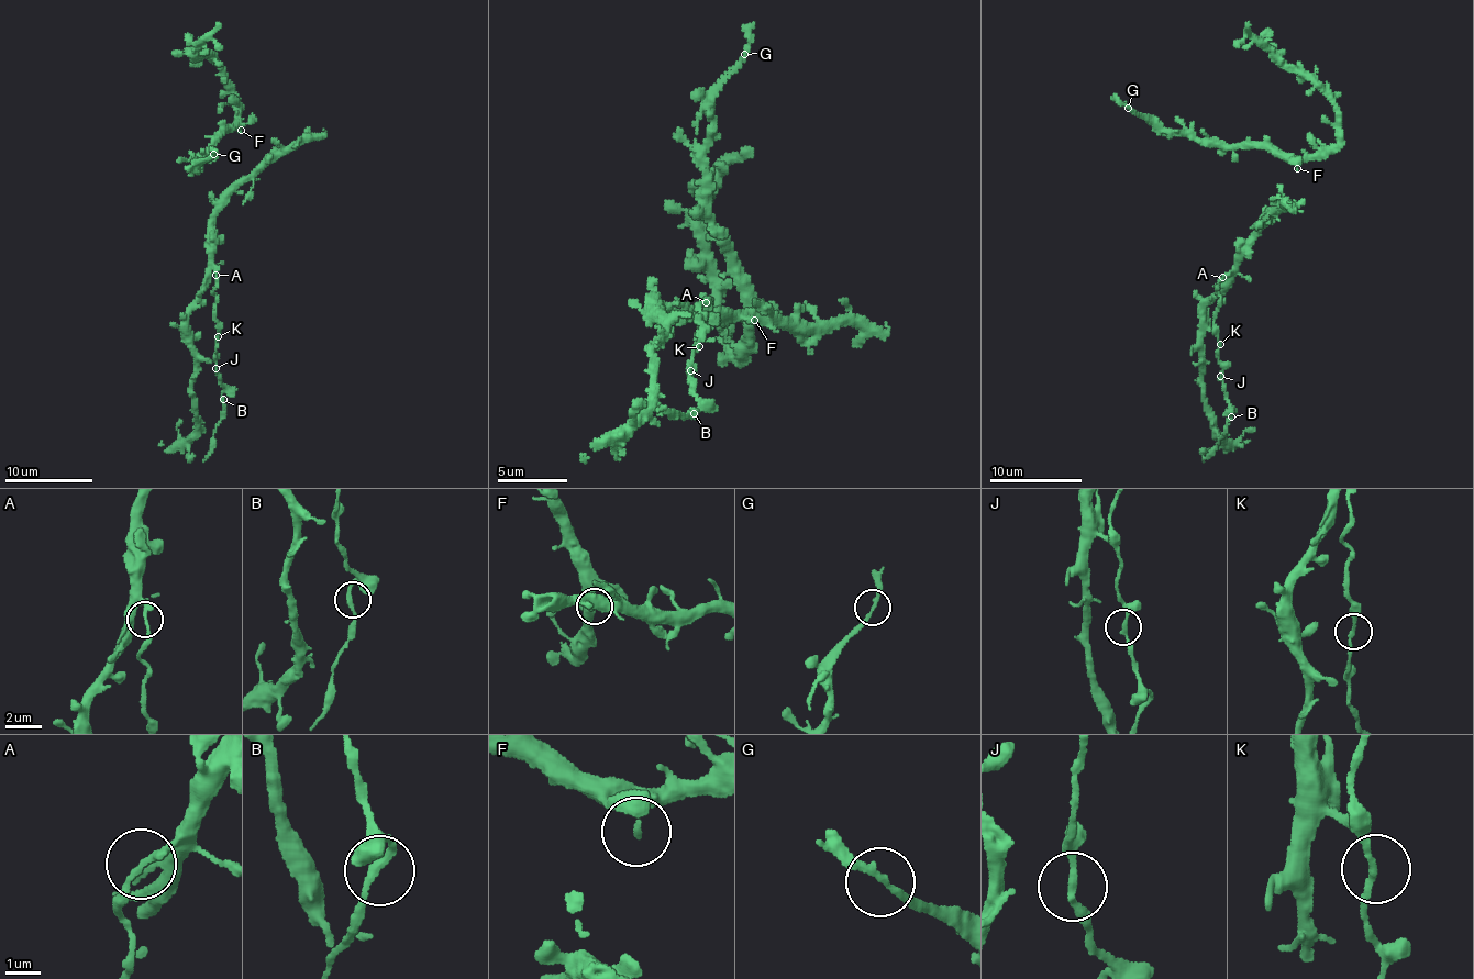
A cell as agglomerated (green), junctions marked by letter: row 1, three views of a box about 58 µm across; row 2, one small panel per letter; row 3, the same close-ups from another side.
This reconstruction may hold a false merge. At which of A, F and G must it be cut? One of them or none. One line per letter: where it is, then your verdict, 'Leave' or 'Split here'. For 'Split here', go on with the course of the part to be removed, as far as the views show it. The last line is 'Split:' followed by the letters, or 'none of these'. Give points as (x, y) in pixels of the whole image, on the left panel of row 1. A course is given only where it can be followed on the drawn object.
A: Place: (215, 275). Split here. Course of the part to remove: (217, 275), (213, 289), (218, 332), (217, 375), (225, 388), (223, 414), (213, 430), (212, 449), (203, 462)
F: Place: (241, 130). Leave
G: Place: (213, 154). Leave
Split: A

